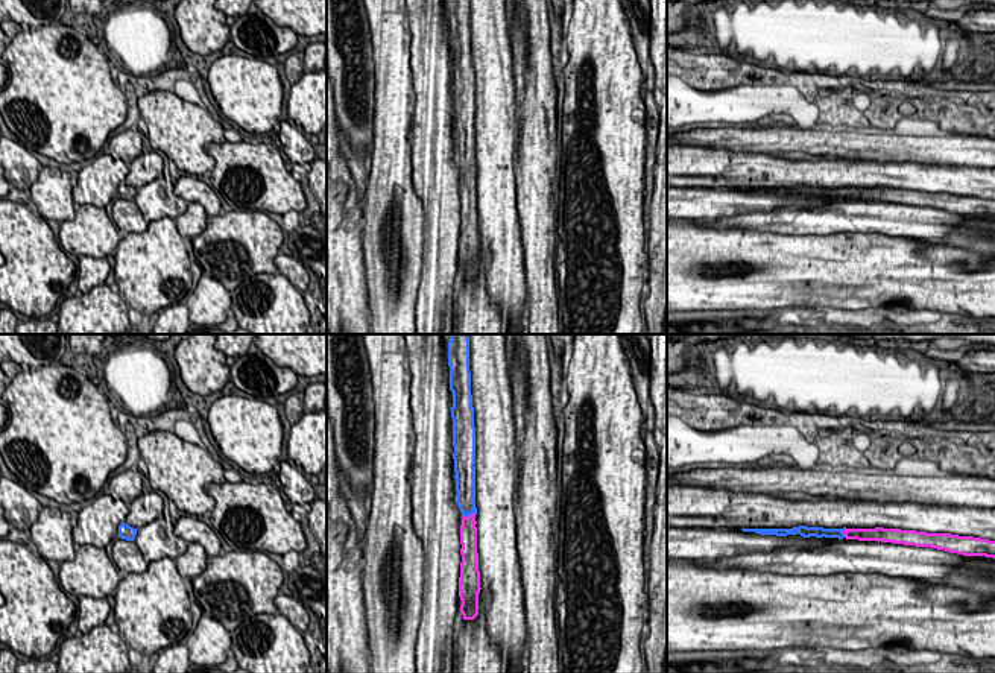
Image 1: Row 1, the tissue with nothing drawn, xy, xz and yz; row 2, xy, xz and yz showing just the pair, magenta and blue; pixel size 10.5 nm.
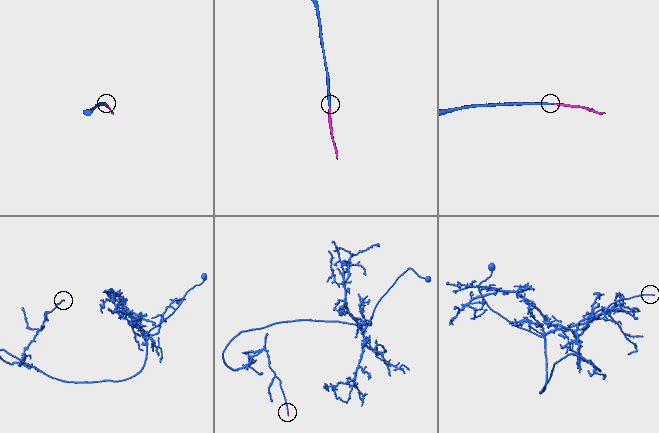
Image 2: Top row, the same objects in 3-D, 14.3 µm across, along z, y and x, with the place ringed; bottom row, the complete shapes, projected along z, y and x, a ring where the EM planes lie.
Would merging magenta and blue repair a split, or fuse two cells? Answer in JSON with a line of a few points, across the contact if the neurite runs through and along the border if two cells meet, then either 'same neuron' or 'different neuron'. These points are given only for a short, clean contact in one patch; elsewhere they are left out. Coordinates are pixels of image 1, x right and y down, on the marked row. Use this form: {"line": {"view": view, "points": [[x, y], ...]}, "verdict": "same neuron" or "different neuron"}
{"line": {"view": "xz", "points": [[468, 532], [468, 515], [465, 492]]}, "verdict": "same neuron"}

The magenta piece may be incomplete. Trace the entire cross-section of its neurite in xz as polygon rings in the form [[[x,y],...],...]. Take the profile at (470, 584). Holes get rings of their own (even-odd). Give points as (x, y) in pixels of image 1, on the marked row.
[[[450,334],[448,342],[450,390],[453,392],[453,447],[457,506],[460,526],[459,597],[463,620],[479,615],[480,571],[477,553],[475,507],[475,427],[471,395],[469,337]]]

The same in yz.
[[[799,526],[793,529],[741,529],[743,532],[755,532],[760,535],[801,535],[804,538],[839,538],[839,539],[858,539],[858,541],[881,541],[892,544],[904,544],[914,547],[931,547],[937,550],[945,550],[949,553],[957,553],[963,556],[986,556],[995,559],[995,541],[974,538],[974,536],[959,536],[951,533],[927,533],[916,530],[901,530],[901,529],[823,529],[823,527],[807,527]]]

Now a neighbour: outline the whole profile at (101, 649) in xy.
[[[108,624],[96,626],[88,634],[67,635],[56,656],[58,673],[131,673],[129,647],[120,632]]]

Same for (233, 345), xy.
[[[216,334],[216,349],[235,360],[248,354],[254,334]]]

